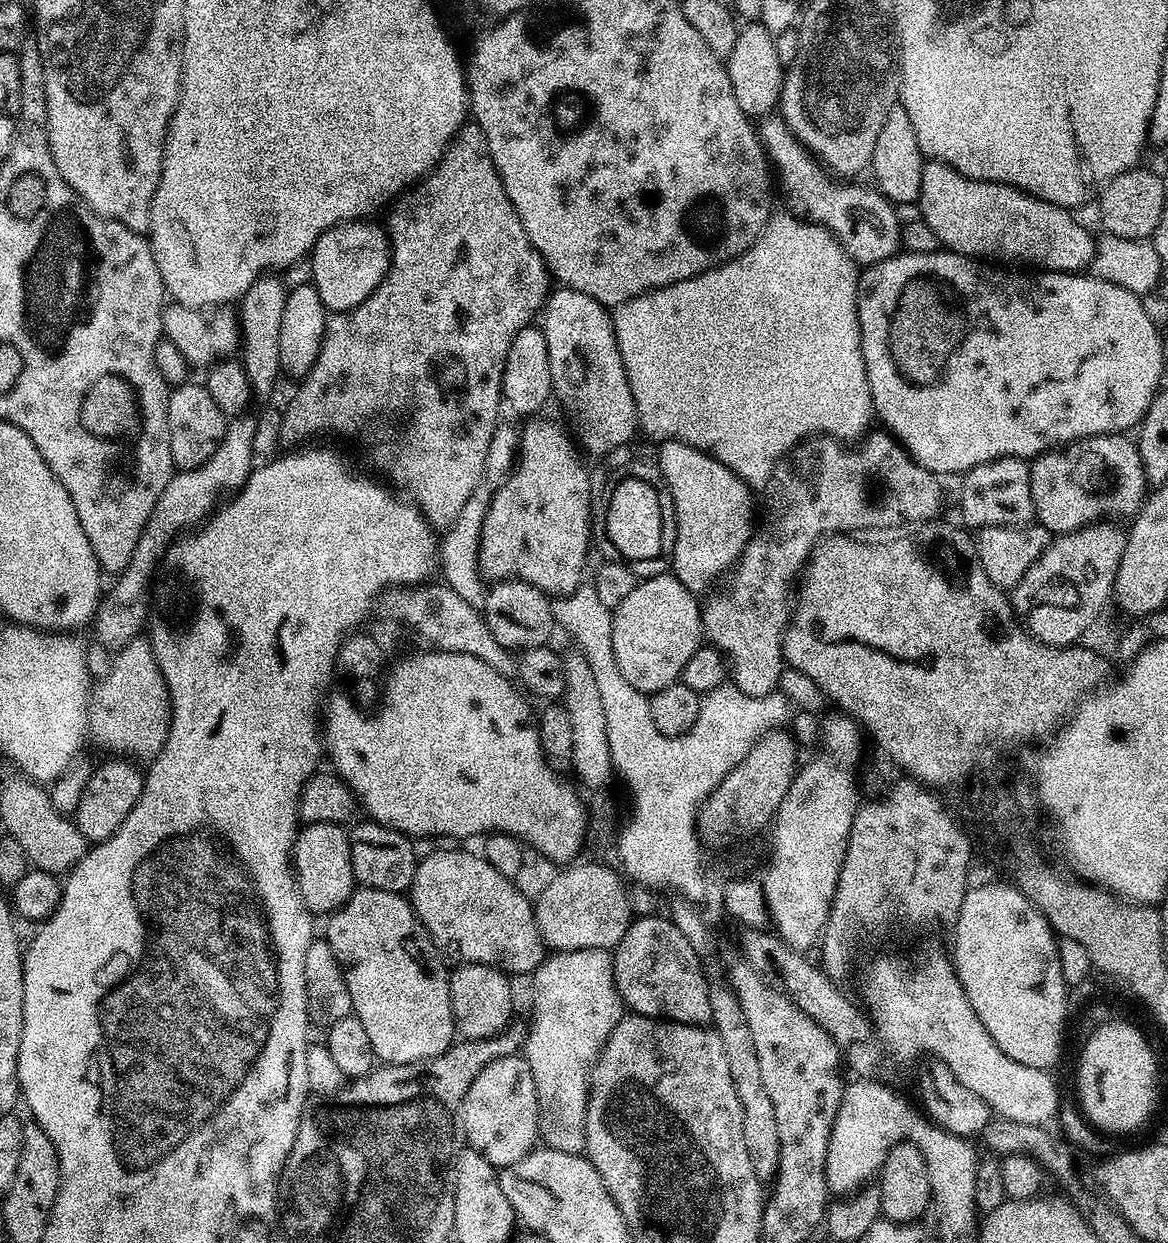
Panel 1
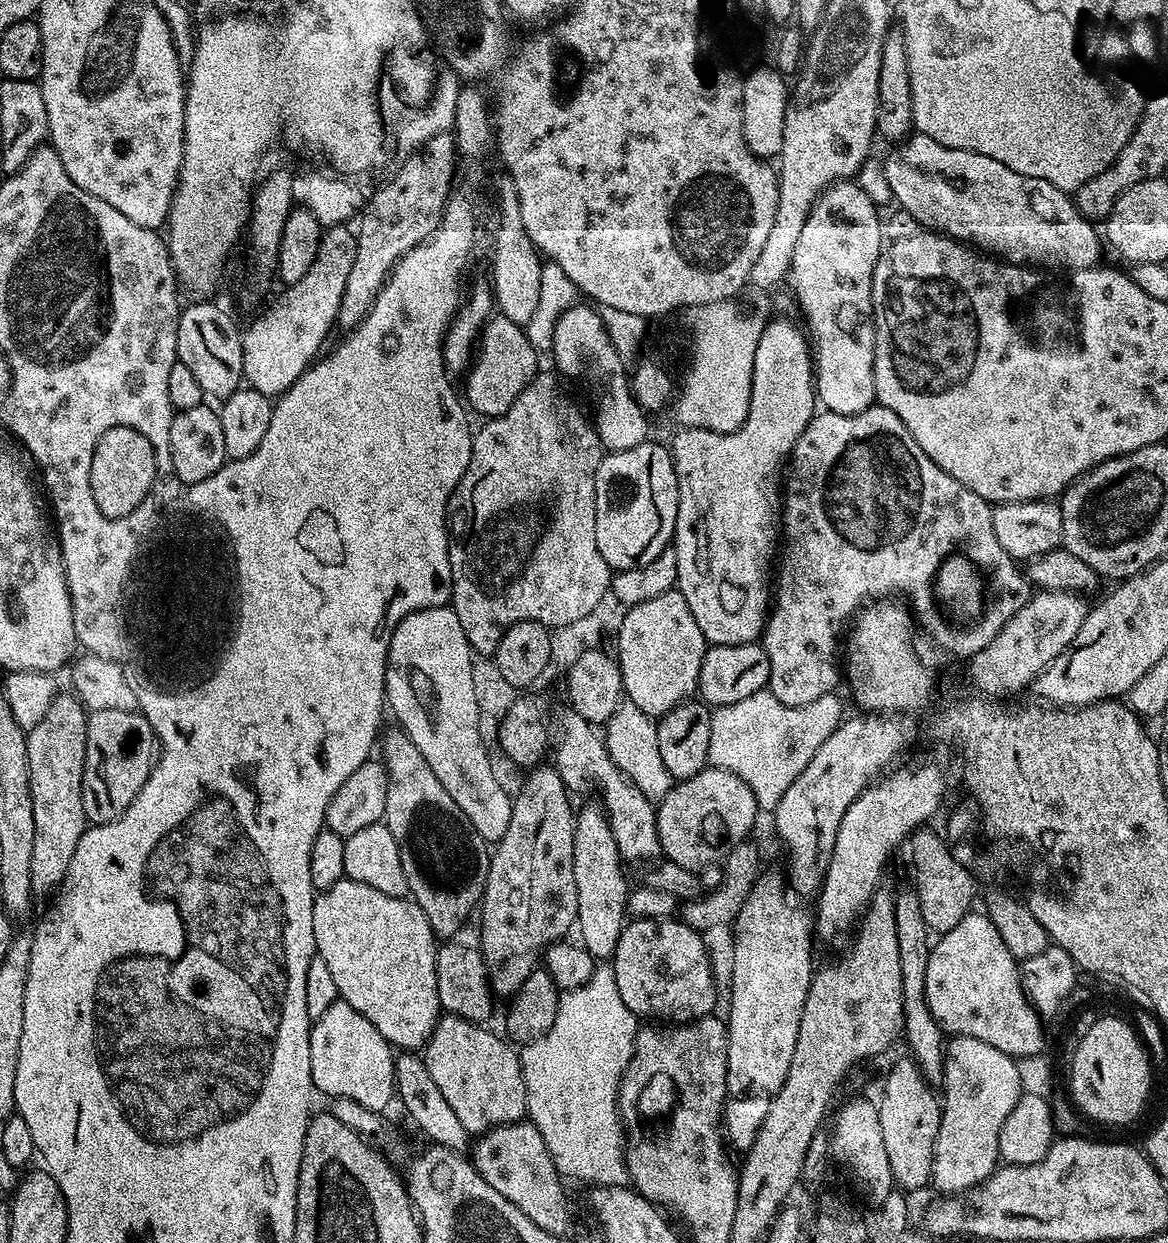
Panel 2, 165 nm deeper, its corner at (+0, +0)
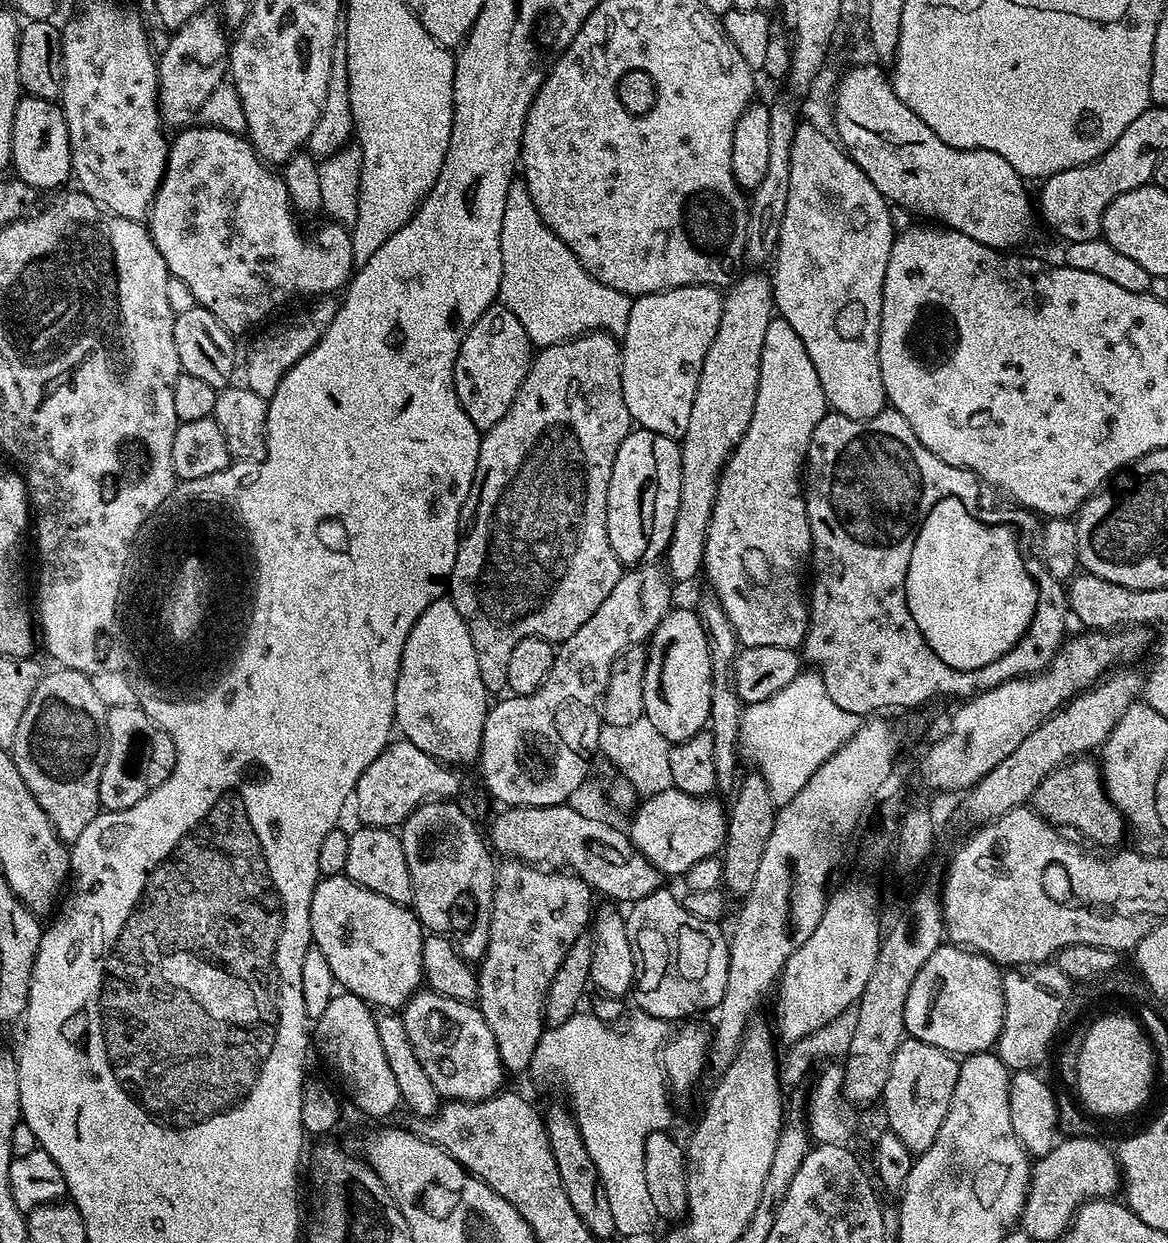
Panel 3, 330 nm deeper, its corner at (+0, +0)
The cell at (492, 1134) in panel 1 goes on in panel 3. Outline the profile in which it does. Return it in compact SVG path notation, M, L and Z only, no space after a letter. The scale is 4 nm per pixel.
M420 990L409 998L402 1015L406 1034L410 1034L410 1046L414 1046L422 1070L426 1070L445 1101L465 1100L473 1104L490 1099L505 1087L506 1073L498 1054L498 1042L494 1042L494 1034L490 1034L490 1026L486 1026L475 1003Z

